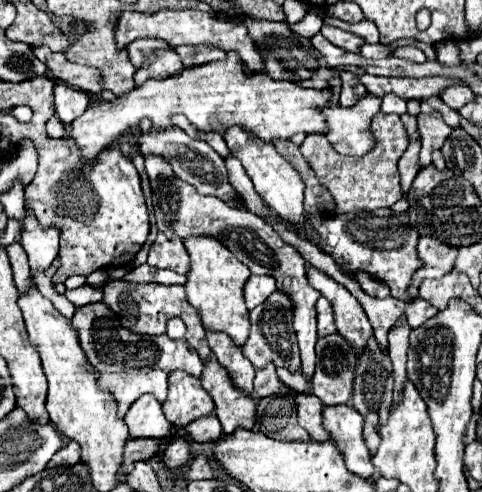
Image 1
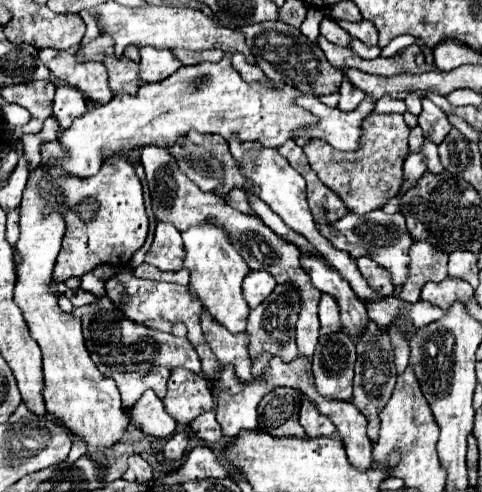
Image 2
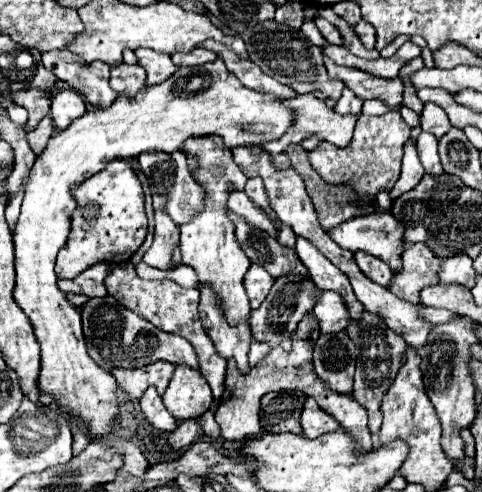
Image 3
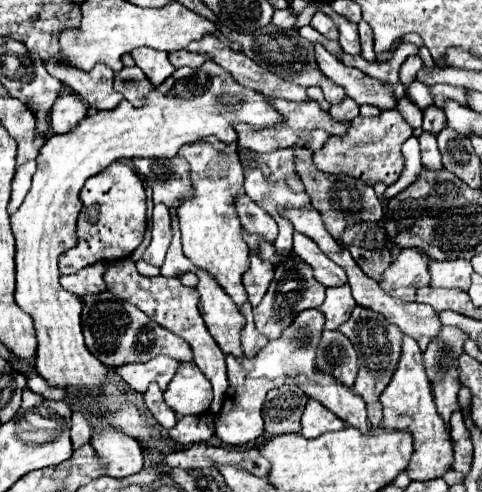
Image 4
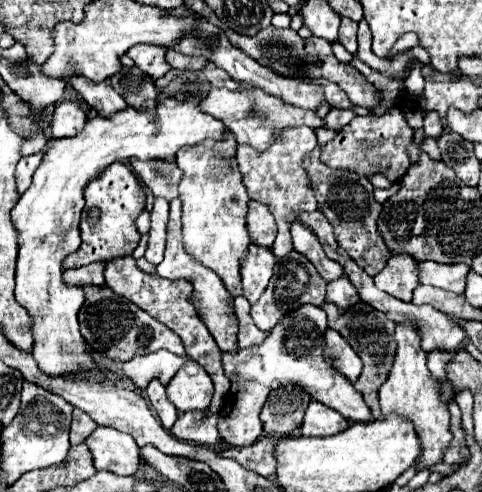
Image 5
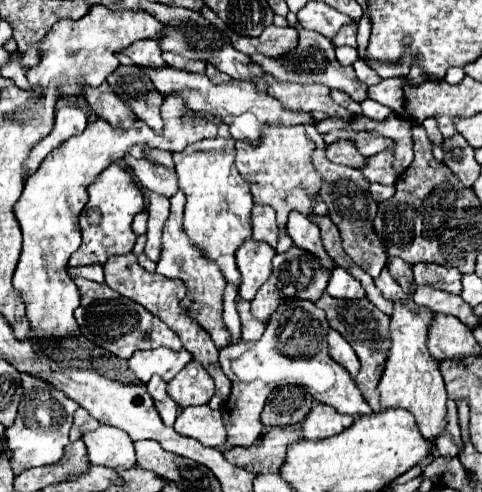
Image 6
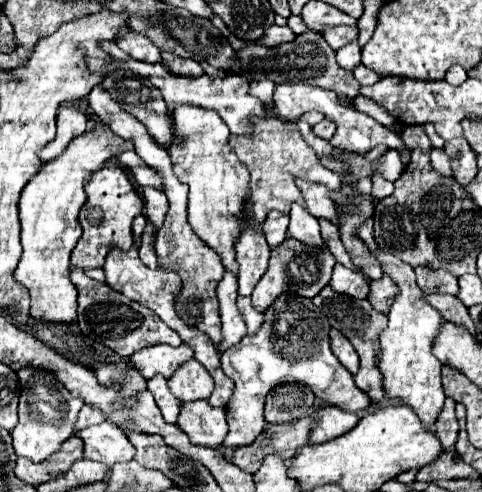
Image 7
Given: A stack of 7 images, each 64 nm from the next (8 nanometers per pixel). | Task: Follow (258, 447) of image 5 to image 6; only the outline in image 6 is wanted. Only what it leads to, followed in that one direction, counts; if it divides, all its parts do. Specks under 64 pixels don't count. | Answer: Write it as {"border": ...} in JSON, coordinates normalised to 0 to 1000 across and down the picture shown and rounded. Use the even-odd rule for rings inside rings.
{"border":[[[614,862],[614,870],[560,870],[519,911],[477,911],[465,919],[465,931],[515,959],[564,963],[581,955],[598,902],[622,890],[622,862]]]}

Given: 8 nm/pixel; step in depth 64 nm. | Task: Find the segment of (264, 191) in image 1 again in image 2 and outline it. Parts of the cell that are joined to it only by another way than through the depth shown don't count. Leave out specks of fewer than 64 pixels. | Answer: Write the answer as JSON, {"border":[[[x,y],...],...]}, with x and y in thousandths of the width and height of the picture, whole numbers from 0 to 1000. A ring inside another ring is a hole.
{"border":[[[481,276],[473,285],[477,293],[477,309],[494,329],[498,350],[519,362],[535,382],[539,382],[539,402],[618,476],[627,476],[693,545],[697,553],[705,553],[705,561],[714,561],[714,569],[722,569],[722,577],[730,577],[730,589],[739,593],[739,602],[755,614],[768,610],[788,610],[788,602],[780,593],[772,593],[772,585],[759,577],[759,569],[751,565],[751,557],[739,545],[739,533],[730,533],[730,524],[718,512],[705,512],[697,504],[685,504],[685,492],[660,472],[647,435],[639,431],[639,411],[635,411],[635,370],[631,362],[598,333],[598,325],[589,325],[577,305],[568,301],[548,301],[544,293],[531,289],[502,289],[490,276]]]}

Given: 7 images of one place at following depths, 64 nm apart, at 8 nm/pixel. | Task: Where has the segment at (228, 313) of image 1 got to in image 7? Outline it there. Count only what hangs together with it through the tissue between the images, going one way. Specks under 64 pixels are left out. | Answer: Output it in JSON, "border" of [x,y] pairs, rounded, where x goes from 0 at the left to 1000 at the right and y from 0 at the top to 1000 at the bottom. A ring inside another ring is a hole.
{"border":[[[365,215],[361,220],[361,260],[369,272],[382,276],[378,297],[361,293],[353,305],[353,317],[361,329],[361,354],[369,358],[369,366],[378,374],[390,374],[390,382],[394,382],[394,390],[390,390],[390,455],[398,459],[402,476],[456,520],[456,533],[465,537],[465,545],[477,549],[481,557],[494,557],[485,496],[490,496],[498,472],[510,463],[510,455],[502,455],[502,447],[515,427],[510,415],[519,402],[519,354],[498,333],[494,317],[481,309],[481,297],[473,293],[477,264],[465,252],[465,244],[456,244],[456,236],[448,236],[448,228],[432,228],[423,220],[398,220],[398,215]]]}

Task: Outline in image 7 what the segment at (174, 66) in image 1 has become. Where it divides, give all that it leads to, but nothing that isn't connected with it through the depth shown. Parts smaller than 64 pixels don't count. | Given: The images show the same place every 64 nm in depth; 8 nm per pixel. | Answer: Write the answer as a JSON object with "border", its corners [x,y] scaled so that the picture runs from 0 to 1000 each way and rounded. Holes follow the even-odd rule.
{"border":[[[266,69],[261,77],[249,77],[241,85],[266,114],[274,114],[278,122],[295,122],[307,130],[328,130],[336,122],[328,93],[320,93],[303,73],[295,69]]]}

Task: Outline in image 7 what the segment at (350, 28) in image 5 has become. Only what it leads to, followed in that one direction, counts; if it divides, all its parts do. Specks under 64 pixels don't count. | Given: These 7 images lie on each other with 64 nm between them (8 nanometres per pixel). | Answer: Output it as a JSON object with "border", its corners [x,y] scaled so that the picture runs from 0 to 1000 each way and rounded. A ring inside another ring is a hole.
{"border":[[[705,53],[705,57],[685,57],[680,65],[668,65],[676,85],[701,102],[726,85],[739,85],[743,81],[743,57],[726,57],[726,53]]]}

